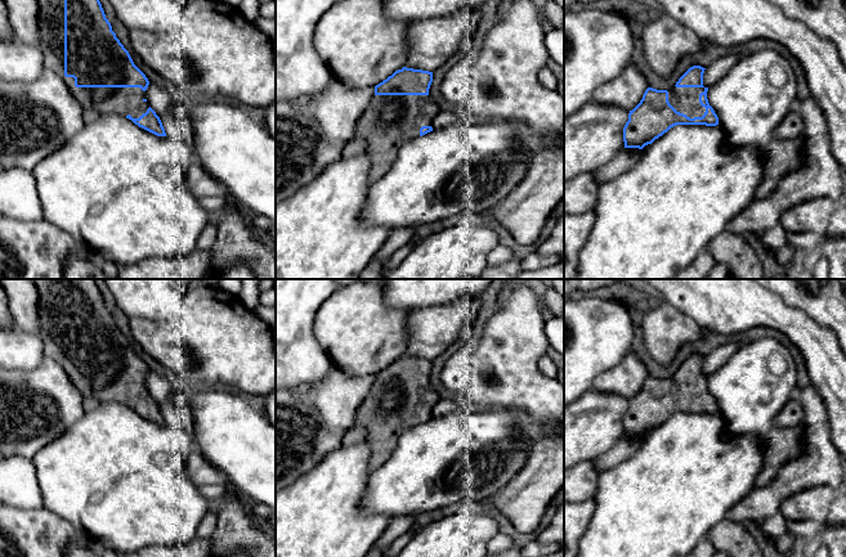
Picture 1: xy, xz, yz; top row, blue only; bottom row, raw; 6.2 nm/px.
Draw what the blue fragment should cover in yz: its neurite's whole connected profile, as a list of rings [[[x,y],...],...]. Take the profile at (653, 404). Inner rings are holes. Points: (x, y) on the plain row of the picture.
[[[700,354],[690,355],[668,379],[648,376],[640,391],[628,401],[623,415],[625,436],[643,437],[676,413],[719,413],[719,405],[707,387],[708,376],[703,374],[704,358]]]

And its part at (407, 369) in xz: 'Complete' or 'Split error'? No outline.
Split error

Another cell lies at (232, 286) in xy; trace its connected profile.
[[[219,279],[219,282],[223,291],[238,296],[242,287],[241,279]]]

